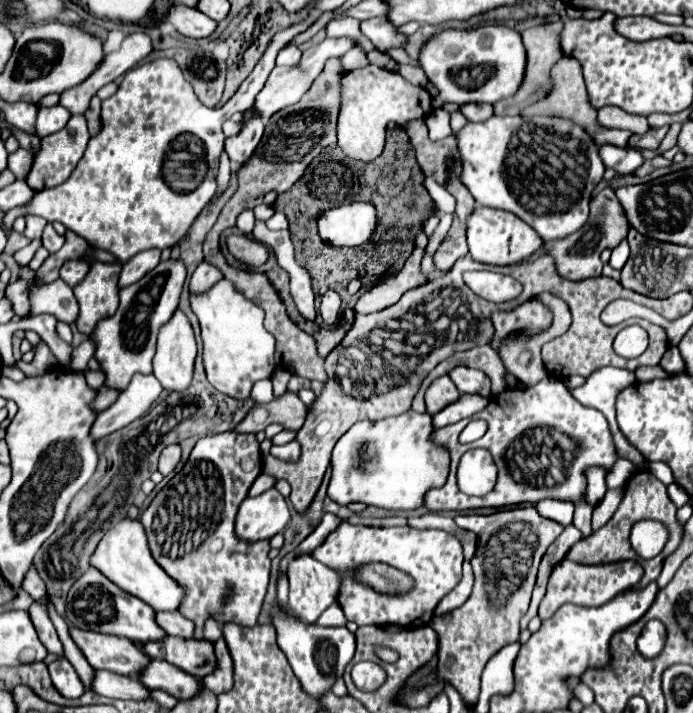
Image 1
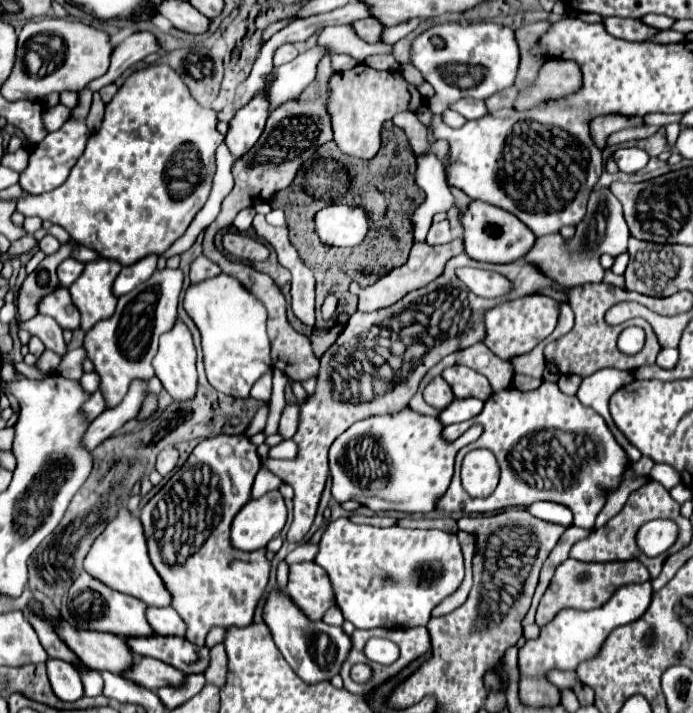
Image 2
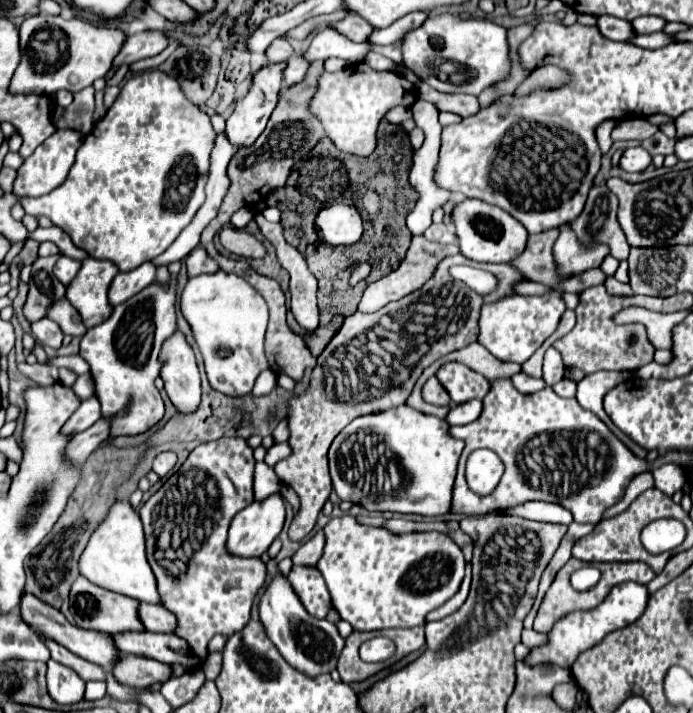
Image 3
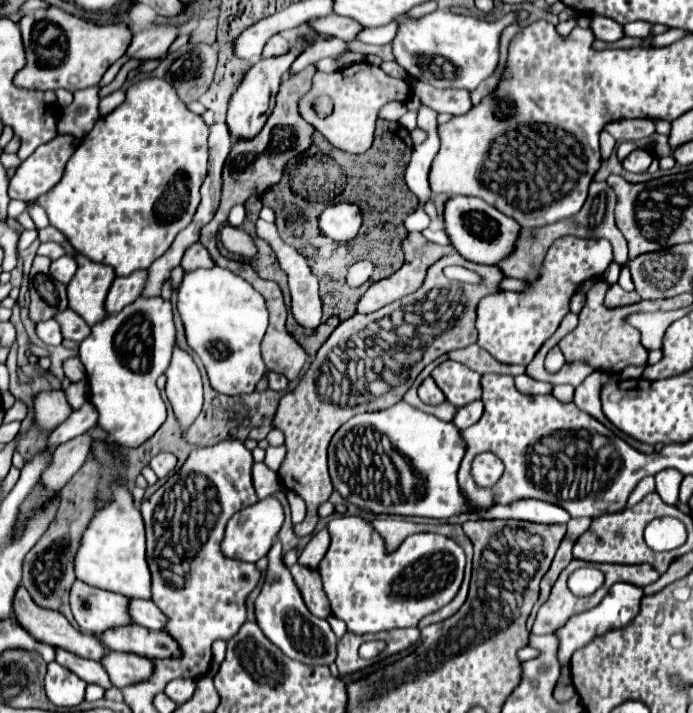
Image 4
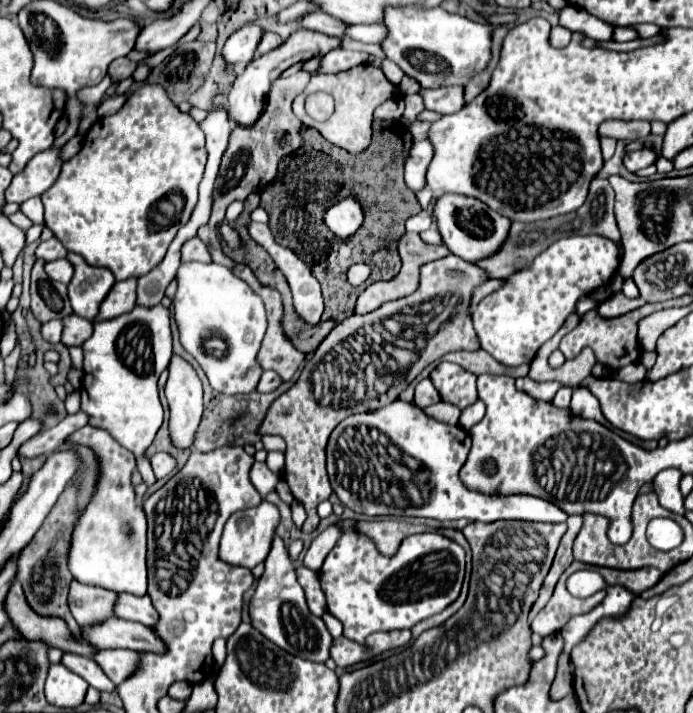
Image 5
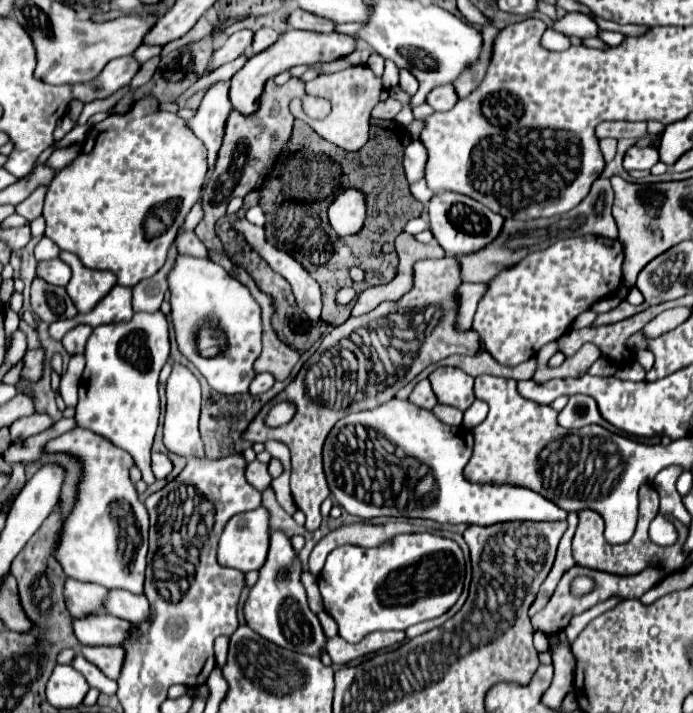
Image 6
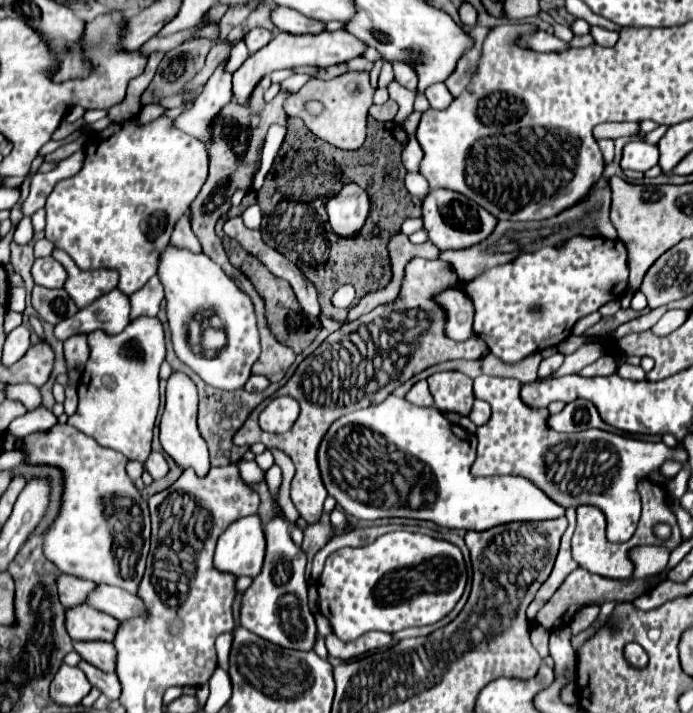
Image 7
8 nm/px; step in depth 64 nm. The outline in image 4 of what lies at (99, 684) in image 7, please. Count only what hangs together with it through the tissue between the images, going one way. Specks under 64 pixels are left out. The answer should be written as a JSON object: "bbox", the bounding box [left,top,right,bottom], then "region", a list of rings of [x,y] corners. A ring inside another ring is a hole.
{"bbox":[56,648,112,688],"region":[[[56,648],[56,662],[66,666],[68,670],[72,670],[76,676],[80,676],[84,682],[88,684],[100,684],[102,688],[112,688],[112,682],[104,670],[104,666],[100,662],[94,662],[94,660],[86,660],[86,658],[80,658],[72,652],[64,652],[62,648]]]}

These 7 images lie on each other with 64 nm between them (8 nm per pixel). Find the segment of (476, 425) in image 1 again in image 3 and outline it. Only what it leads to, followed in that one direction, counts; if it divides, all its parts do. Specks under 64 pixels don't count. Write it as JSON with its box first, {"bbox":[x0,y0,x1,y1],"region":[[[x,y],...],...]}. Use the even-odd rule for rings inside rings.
{"bbox":[328,404,464,516],"region":[[[408,404],[398,408],[360,416],[350,422],[332,442],[328,460],[330,460],[330,476],[332,488],[340,500],[350,500],[354,504],[366,506],[366,510],[378,512],[402,512],[402,514],[420,514],[420,516],[438,516],[450,510],[452,486],[456,478],[456,464],[460,452],[464,448],[464,440],[456,440],[448,434],[448,424],[442,418],[422,414]],[[366,442],[382,442],[384,448],[392,452],[402,476],[400,490],[392,490],[392,494],[374,492],[368,494],[368,480],[372,480],[372,464],[368,462],[370,454],[366,450]]]}

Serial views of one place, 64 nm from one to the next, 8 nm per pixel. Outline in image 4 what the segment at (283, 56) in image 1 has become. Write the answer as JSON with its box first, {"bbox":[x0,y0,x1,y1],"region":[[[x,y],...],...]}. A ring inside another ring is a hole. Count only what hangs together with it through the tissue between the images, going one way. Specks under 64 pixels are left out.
{"bbox":[262,36,290,58],"region":[[[274,36],[264,46],[262,54],[264,54],[264,58],[268,58],[268,56],[284,56],[284,52],[288,52],[288,48],[290,48],[290,44],[282,36]]]}

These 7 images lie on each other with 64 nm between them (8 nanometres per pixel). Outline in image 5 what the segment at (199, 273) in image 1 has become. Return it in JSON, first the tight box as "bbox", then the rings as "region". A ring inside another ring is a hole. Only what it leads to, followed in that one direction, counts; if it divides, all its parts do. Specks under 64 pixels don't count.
{"bbox":[182,238,210,264],"region":[[[192,238],[182,246],[182,262],[204,262],[210,264],[210,252],[208,248],[202,244],[200,238]]]}

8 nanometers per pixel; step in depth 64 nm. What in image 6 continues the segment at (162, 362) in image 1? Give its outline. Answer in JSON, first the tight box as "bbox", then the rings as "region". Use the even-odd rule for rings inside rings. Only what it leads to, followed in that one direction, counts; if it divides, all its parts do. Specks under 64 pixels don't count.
{"bbox":[164,364,204,456],"region":[[[172,364],[172,374],[166,382],[166,416],[164,416],[164,444],[170,452],[180,456],[204,456],[202,440],[198,434],[198,418],[200,418],[200,404],[202,392],[198,378],[182,364]]]}

